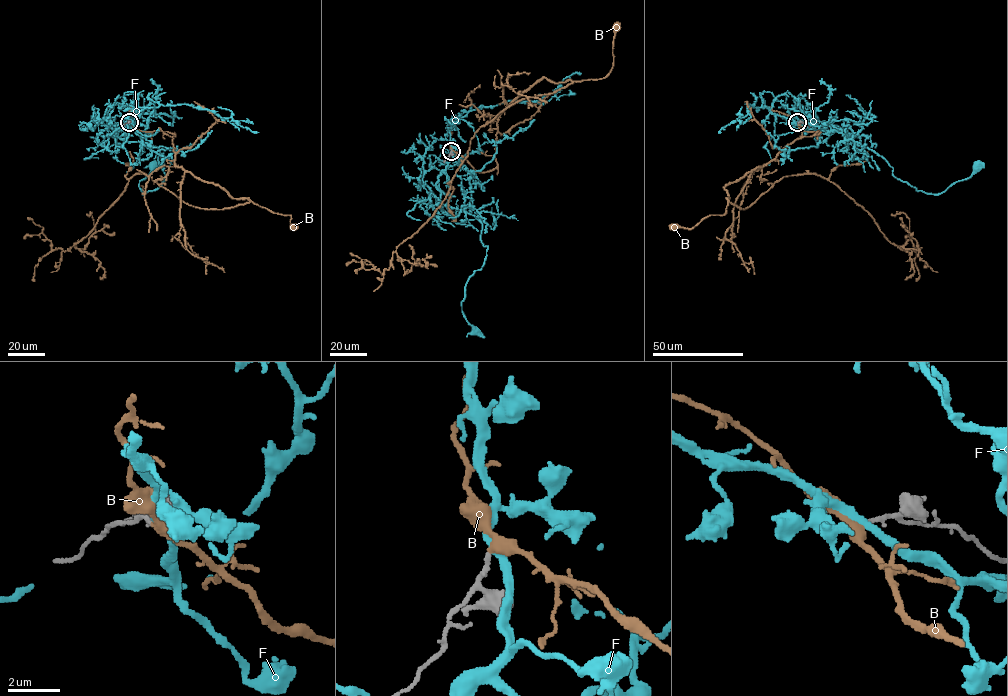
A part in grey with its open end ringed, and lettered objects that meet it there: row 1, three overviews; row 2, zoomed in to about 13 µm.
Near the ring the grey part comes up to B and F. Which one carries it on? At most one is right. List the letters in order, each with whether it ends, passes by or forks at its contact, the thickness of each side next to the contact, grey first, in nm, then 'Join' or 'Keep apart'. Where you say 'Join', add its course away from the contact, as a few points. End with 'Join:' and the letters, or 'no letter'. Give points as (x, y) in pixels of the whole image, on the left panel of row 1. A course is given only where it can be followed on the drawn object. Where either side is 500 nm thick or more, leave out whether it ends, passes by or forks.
B: It passes by. Thickness 190 nm (grey) against 340 nm. Join. Its course: (129, 123), (141, 131), (171, 133), (175, 165), (234, 198), (290, 214), (294, 228)
F: It passes by. Thickness 190 nm (grey) against 320 nm. Keep apart
Join: B

